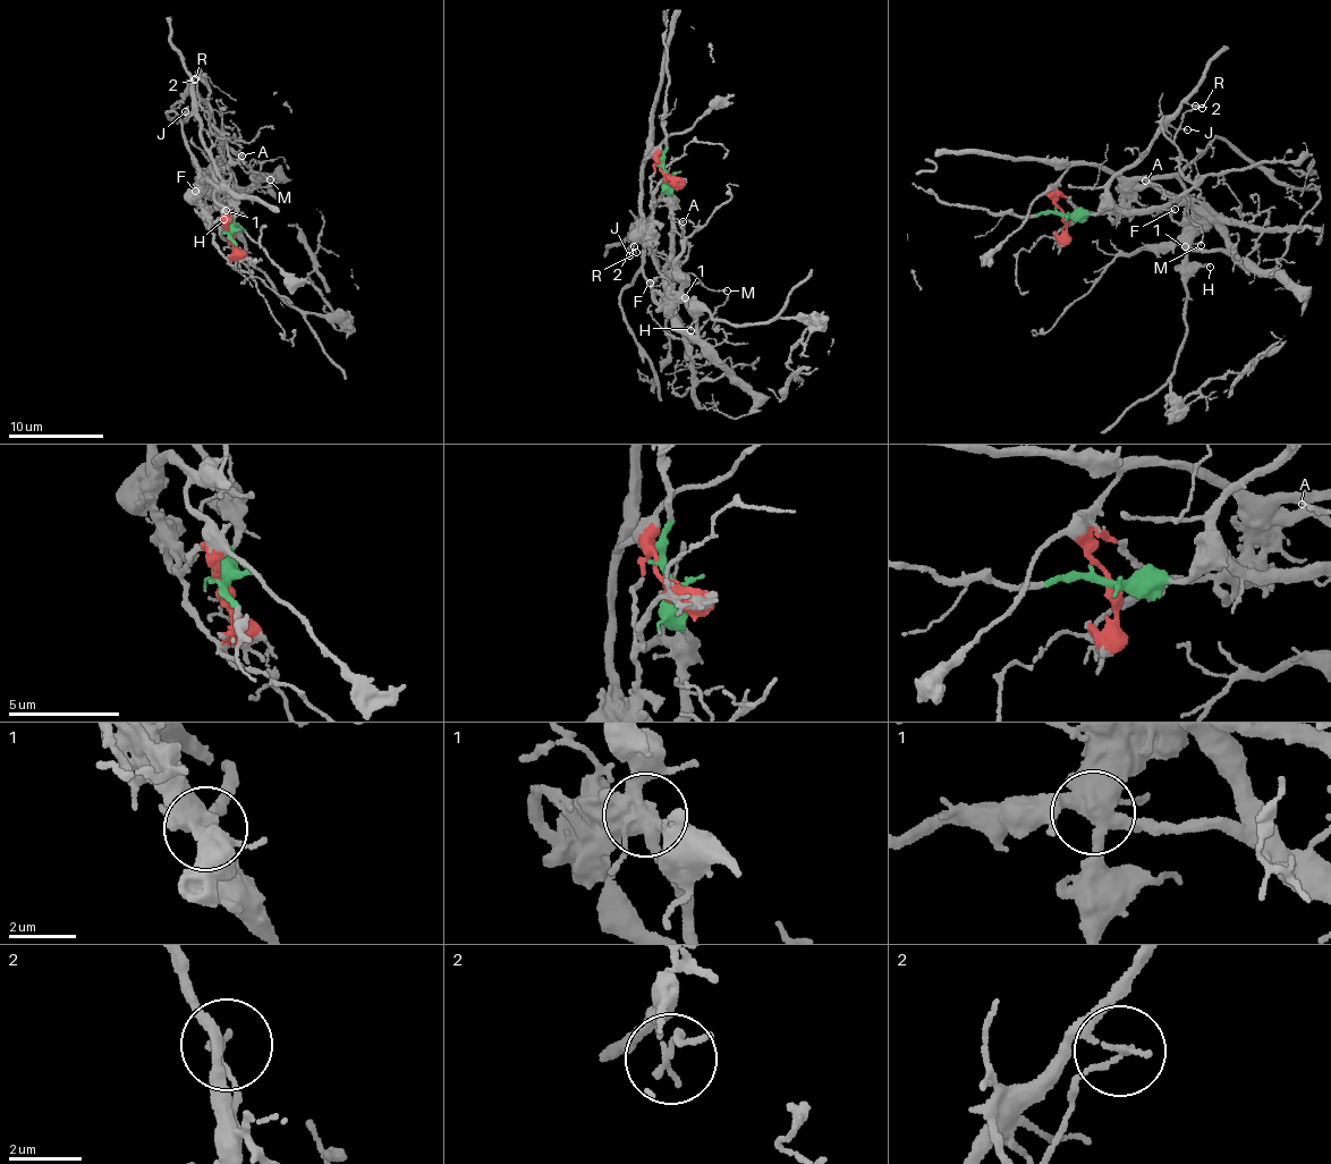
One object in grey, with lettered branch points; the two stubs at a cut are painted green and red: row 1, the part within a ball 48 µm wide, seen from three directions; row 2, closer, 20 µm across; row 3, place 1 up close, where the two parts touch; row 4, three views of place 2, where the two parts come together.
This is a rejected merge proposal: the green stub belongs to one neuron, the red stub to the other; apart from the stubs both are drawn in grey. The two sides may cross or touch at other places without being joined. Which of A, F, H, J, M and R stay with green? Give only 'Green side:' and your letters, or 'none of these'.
Green side: A, J, M, R

